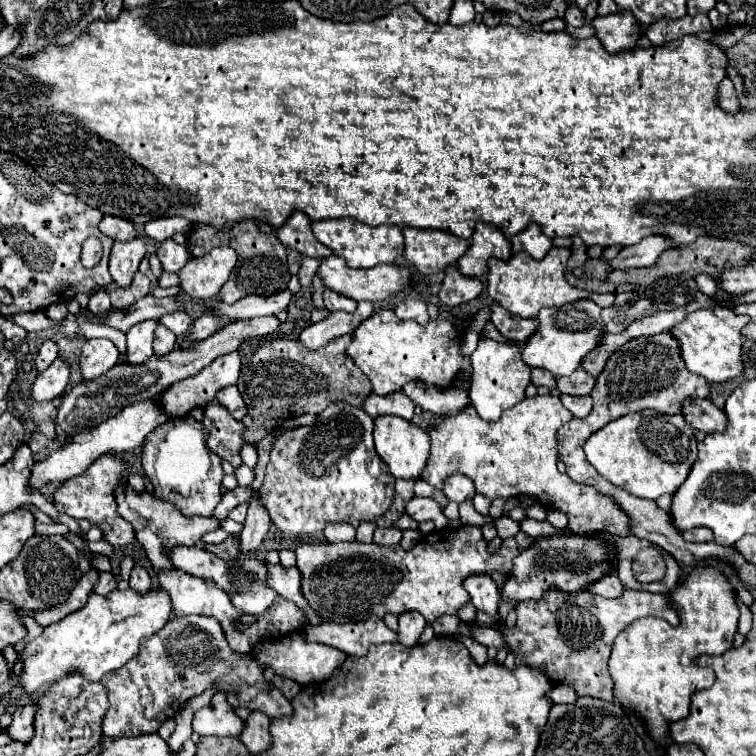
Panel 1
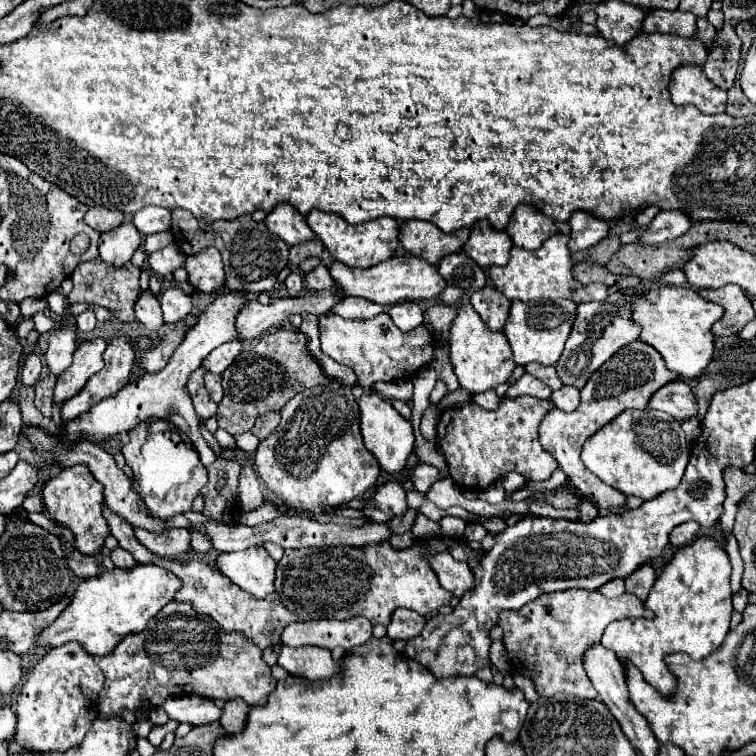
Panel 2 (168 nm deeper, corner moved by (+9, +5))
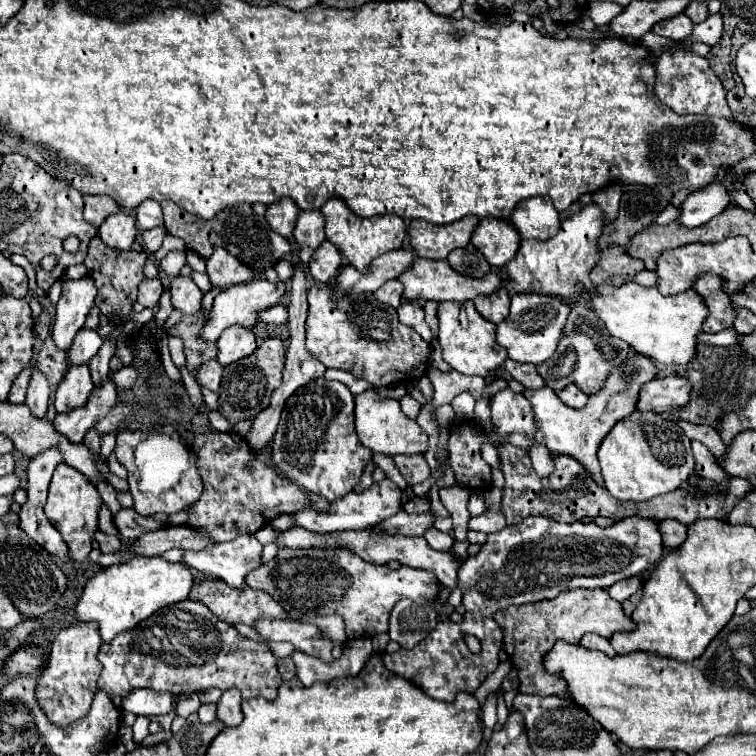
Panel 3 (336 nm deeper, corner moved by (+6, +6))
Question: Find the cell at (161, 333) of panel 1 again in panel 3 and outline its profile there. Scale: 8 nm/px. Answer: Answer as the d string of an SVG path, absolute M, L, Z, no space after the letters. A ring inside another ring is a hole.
M158 276L156 278L144 278L138 286L138 302L144 308L156 308L162 290L164 288L162 288L162 282L160 282Z

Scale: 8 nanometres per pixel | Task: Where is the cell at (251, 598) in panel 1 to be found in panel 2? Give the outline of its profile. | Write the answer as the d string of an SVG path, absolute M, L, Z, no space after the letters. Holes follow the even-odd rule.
M135 529L135 535L155 555L167 559L185 559L191 555L191 533L187 529L169 529L161 535L145 529Z

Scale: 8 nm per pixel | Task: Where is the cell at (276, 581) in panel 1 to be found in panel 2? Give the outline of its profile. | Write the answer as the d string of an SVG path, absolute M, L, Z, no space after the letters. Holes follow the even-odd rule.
M249 547L237 553L221 553L217 559L219 571L227 575L235 585L253 597L265 599L275 593L275 569L277 563L269 557L265 547Z

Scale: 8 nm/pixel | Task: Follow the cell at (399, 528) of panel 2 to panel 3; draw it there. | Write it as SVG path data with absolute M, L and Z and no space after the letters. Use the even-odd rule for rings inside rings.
M414 496L412 500L408 500L408 502L404 504L404 510L406 510L406 512L412 512L412 514L430 512L430 498L428 498L428 496L422 496L422 498Z

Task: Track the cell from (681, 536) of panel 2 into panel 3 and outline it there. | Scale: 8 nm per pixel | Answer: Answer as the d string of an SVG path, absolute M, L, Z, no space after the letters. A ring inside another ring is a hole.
M676 520L660 522L660 534L662 534L662 544L668 548L678 548L688 536L686 524L680 524Z

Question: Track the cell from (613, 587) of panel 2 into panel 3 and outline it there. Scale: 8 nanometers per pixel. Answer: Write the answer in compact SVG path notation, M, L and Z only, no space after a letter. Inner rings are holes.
M630 576L630 578L624 578L624 580L616 582L614 586L610 586L610 588L608 588L608 594L610 594L616 602L624 602L624 600L630 598L632 594L636 594L640 588L642 588L642 578Z

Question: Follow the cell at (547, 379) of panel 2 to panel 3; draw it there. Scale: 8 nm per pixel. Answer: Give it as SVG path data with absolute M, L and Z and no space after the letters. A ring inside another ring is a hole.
M506 360L500 368L506 370L524 388L542 388L544 386L544 382L540 382L540 376L536 374L536 366L528 366L528 364L518 364L518 362Z

